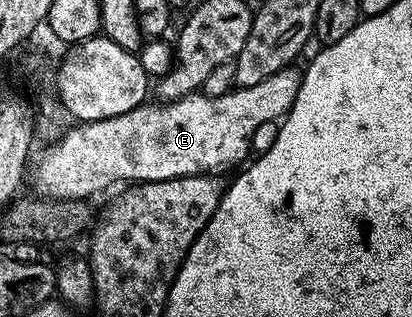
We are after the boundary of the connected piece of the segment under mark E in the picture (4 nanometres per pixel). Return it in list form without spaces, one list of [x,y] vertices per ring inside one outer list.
[[[289,67],[262,79],[262,83],[233,88],[226,95],[205,97],[197,91],[177,101],[139,105],[126,115],[73,124],[73,129],[41,151],[36,166],[30,169],[30,185],[41,198],[85,200],[121,183],[219,174],[219,169],[249,160],[252,136],[262,123],[279,122],[288,116],[301,80],[301,70]]]

